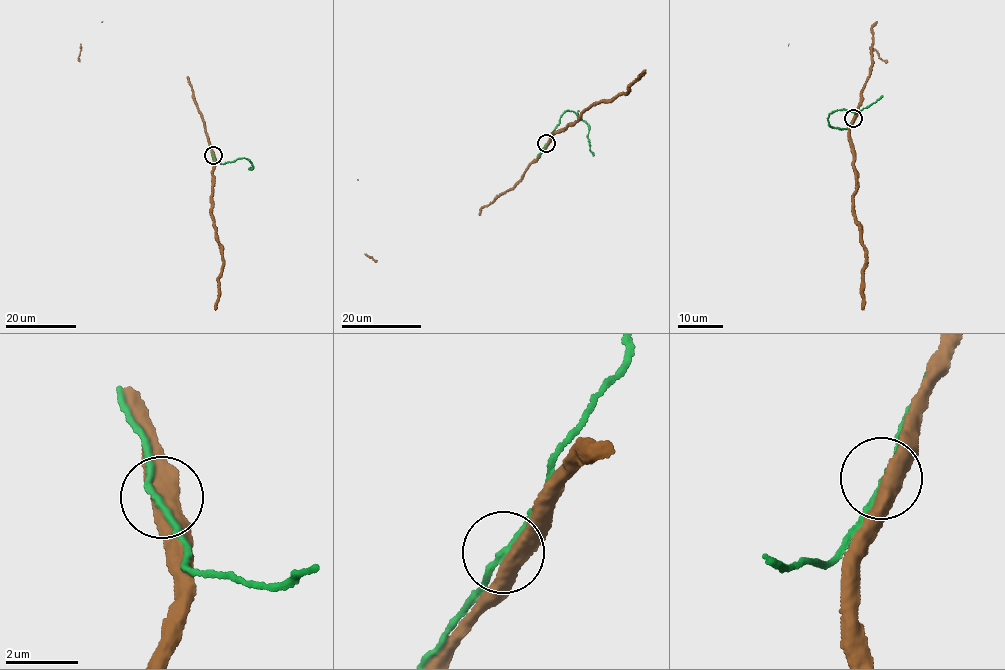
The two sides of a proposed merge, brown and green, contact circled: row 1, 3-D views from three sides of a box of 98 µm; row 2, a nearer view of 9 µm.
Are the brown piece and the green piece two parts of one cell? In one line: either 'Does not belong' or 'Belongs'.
Belongs

